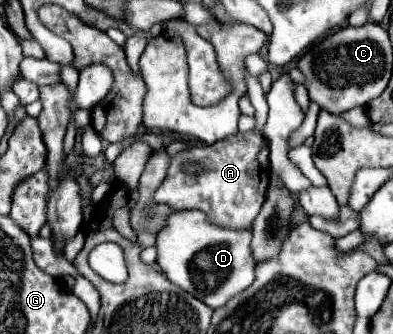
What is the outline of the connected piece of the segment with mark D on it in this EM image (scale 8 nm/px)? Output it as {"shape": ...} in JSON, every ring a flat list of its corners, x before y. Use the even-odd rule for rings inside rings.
{"shape":[[202,211,172,213,156,237,156,249,156,263,164,275,212,309,218,309,254,281,256,261,250,253,250,229,234,231,214,225]]}

